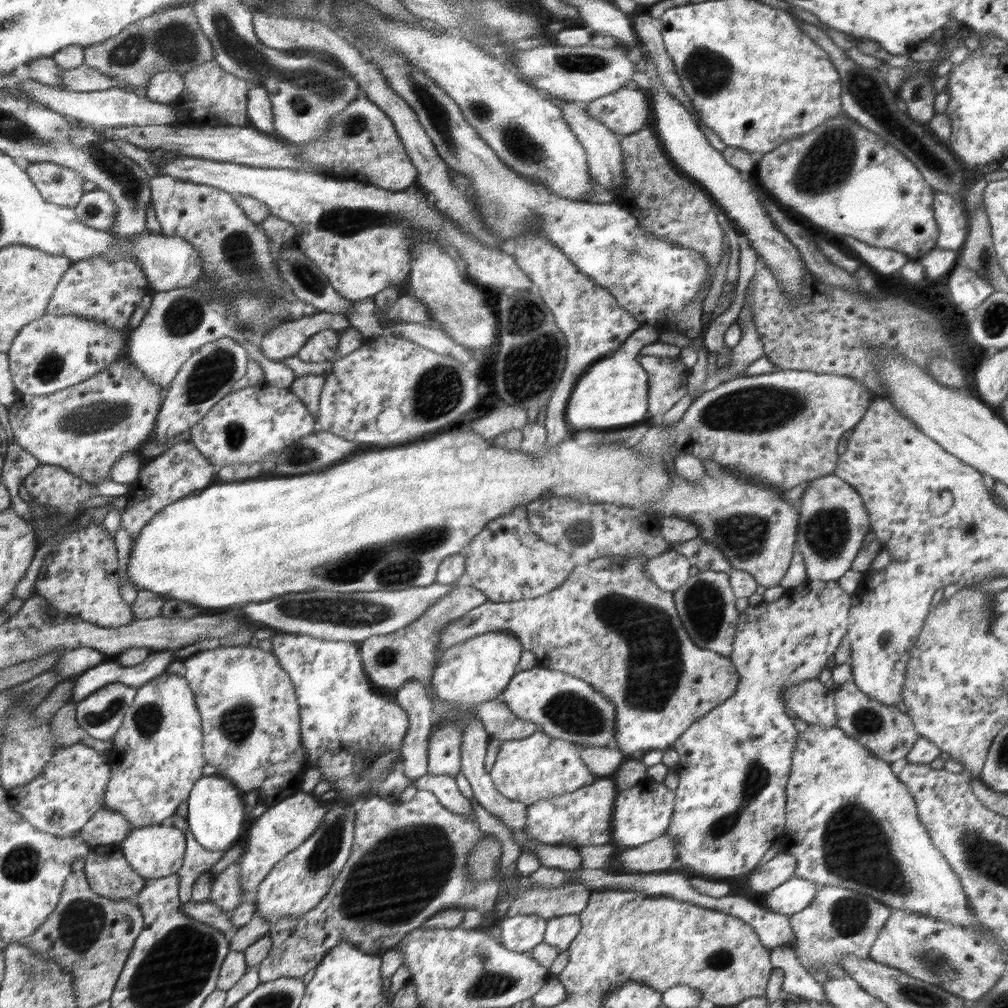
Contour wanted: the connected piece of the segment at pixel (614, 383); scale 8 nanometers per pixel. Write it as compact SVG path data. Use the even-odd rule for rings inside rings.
M617 348L587 368L584 376L576 382L565 409L566 422L574 430L596 430L638 422L649 411L646 408L646 402L649 402L648 383L649 378L646 378L639 358L632 358L630 352Z

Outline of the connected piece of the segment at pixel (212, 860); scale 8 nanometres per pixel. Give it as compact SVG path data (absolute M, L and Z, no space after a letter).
M184 831L188 842L184 851L182 866L178 869L180 885L178 897L180 903L184 904L191 900L192 888L202 873L210 871L212 866L220 860L220 853L204 848L189 831Z

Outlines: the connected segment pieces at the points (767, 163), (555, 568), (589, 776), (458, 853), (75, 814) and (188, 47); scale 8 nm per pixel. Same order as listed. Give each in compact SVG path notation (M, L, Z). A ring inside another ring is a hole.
M834 117L814 131L780 144L763 156L753 175L772 198L796 208L834 234L848 234L870 246L900 251L911 261L919 261L937 244L939 228L934 220L934 194L922 173L890 143L862 128L851 117Z
M526 506L512 509L505 515L497 516L470 542L465 556L465 580L477 589L481 589L491 602L518 602L544 596L561 586L574 571L576 562L559 545L550 544L530 528Z
M538 730L528 738L504 741L489 775L502 796L517 800L528 808L539 800L574 792L594 782L594 774L583 761L581 750L576 744Z
M417 790L412 800L405 803L392 803L375 794L369 796L361 807L354 825L358 828L358 844L354 844L354 856L349 856L350 864L345 864L346 872L337 876L338 884L333 884L329 894L313 910L300 916L284 916L269 930L272 946L266 958L261 960L257 972L261 983L280 977L302 979L340 943L350 943L362 952L382 956L396 947L405 934L425 924L431 916L450 908L479 910L485 918L478 928L492 930L494 938L498 938L499 921L495 916L489 916L497 897L498 884L493 880L470 882L467 867L467 856L473 852L482 835L475 812L452 812L427 790Z
M85 745L61 748L32 782L6 790L8 806L38 830L61 837L77 836L90 817L103 807L109 770L104 756Z
M190 5L161 8L150 17L137 20L121 34L86 46L84 60L90 68L97 68L110 78L133 88L146 87L149 80L161 72L185 75L205 62L213 60L212 41L202 30L198 15Z

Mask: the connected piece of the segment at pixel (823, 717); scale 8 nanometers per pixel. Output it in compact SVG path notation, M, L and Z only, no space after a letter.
M818 679L785 688L783 699L789 712L807 724L837 726L835 694L832 680L822 684Z

